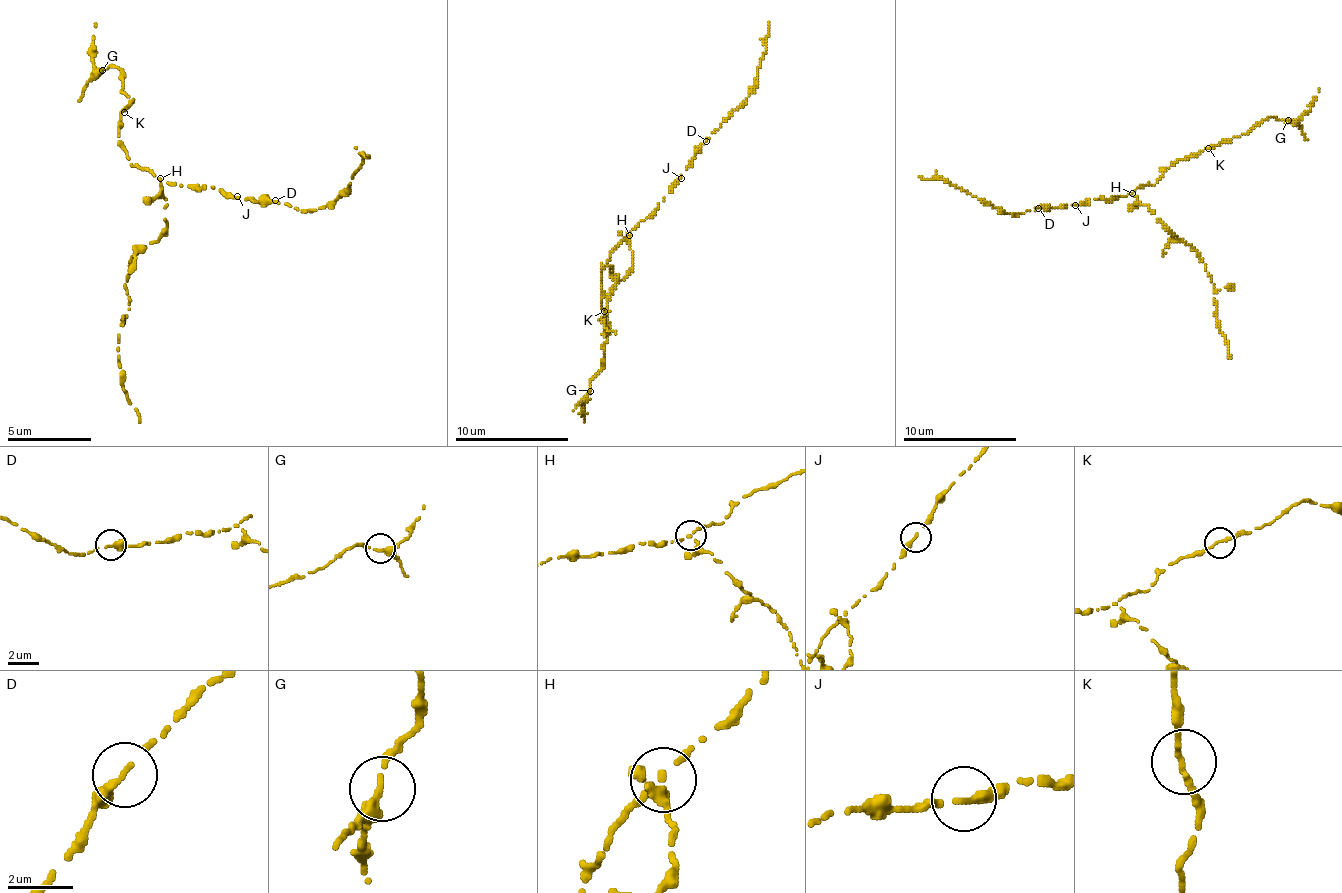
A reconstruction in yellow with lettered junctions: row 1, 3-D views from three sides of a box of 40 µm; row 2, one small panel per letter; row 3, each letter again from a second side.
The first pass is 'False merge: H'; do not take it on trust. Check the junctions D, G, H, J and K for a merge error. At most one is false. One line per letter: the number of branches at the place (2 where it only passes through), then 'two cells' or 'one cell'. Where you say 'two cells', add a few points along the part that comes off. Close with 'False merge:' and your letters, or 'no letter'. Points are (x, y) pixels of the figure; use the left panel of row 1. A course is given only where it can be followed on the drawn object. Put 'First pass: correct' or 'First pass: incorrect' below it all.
D: 2 | one cell
G: 3 | one cell
H: 3 | two cells | (161, 179), (166, 230), (132, 259), (124, 285), (128, 310), (119, 327), (119, 386), (140, 424)
J: 2 | one cell
K: 2 | one cell
False merge: H
First pass: correct

